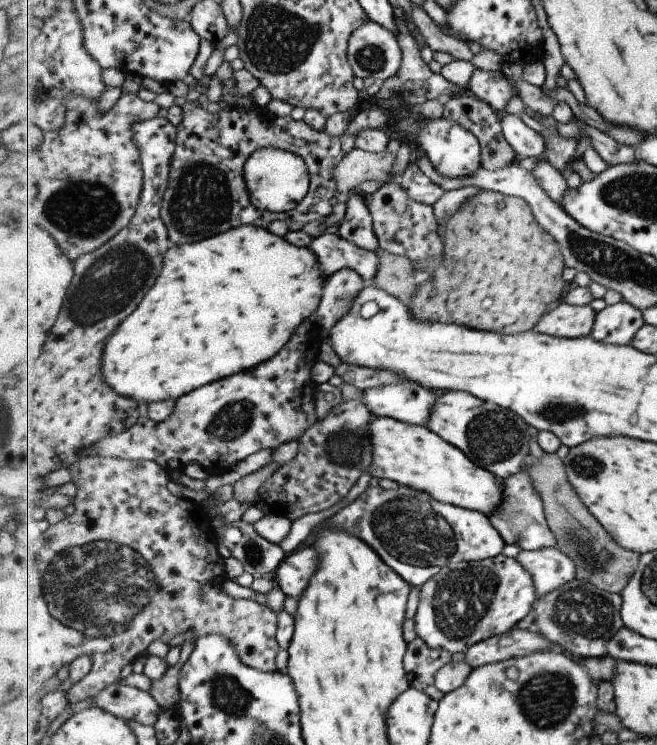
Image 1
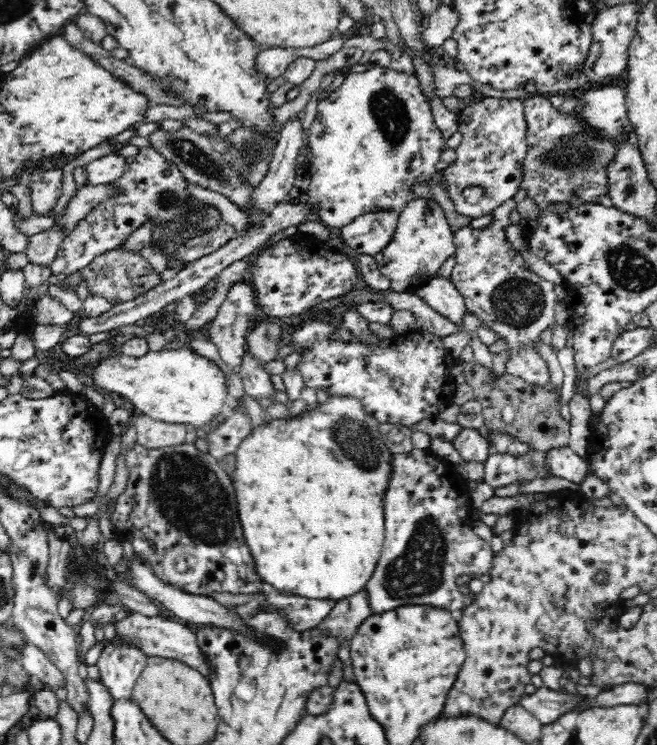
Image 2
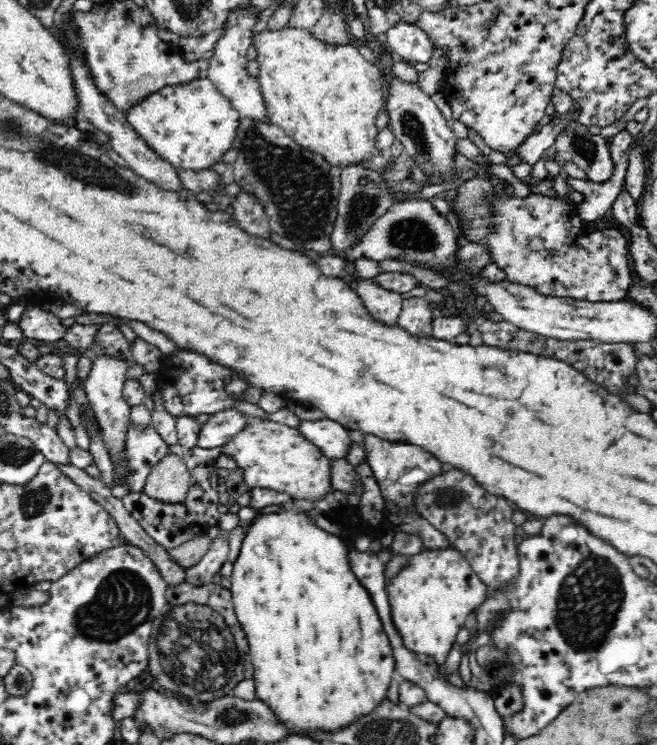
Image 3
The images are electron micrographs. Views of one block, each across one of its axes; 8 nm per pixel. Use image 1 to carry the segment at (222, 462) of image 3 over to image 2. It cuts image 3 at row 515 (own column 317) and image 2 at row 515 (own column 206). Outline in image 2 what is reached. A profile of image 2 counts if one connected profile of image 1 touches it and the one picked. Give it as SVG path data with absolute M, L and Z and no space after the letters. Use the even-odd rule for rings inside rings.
M137 441L124 452L128 481L124 492L115 498L107 526L128 540L135 553L152 563L156 575L168 584L206 596L214 592L262 593L268 604L287 613L297 629L318 627L337 600L283 594L256 571L256 559L240 524L232 479L218 461L192 444L146 448Z

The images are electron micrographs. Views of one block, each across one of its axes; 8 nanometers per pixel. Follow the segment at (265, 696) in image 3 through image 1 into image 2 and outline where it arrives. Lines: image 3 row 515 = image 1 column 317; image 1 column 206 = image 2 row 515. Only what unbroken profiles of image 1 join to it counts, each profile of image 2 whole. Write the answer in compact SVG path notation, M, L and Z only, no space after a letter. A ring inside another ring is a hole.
M333 394L326 398L326 402L317 403L310 410L298 415L291 415L288 418L266 418L253 427L248 436L245 436L238 445L235 452L237 463L231 479L235 488L239 517L242 518L242 530L248 547L256 559L256 571L279 592L338 601L367 586L368 579L372 576L380 558L385 540L384 498L386 498L392 474L395 472L392 469L393 454L386 448L386 438L380 432L380 423L376 415L366 411L360 400Z

